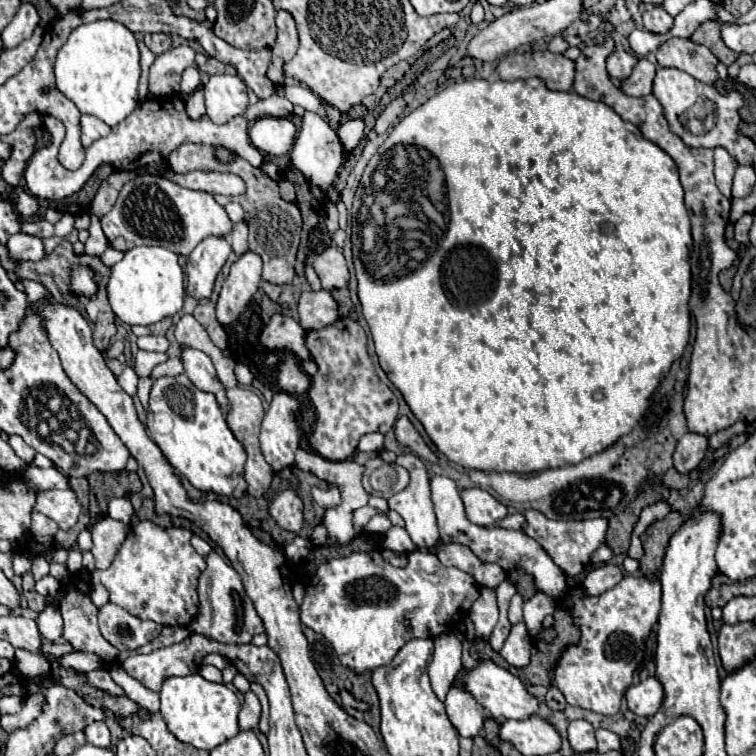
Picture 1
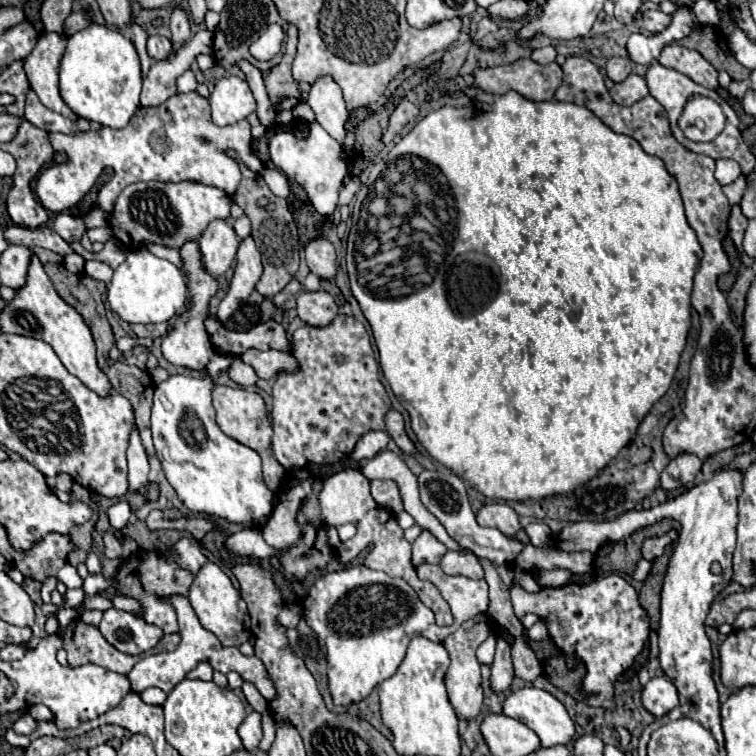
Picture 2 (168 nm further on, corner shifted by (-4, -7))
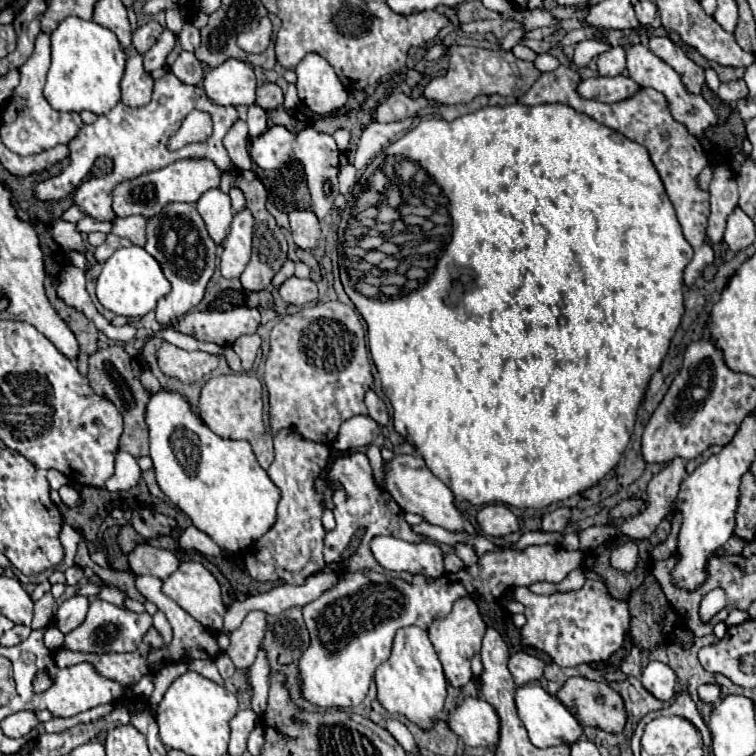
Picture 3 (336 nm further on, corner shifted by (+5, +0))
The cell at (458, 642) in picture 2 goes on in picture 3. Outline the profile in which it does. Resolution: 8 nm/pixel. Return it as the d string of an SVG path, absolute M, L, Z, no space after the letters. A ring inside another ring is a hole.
M466 596L462 600L458 600L458 604L454 604L450 616L444 616L442 620L434 620L428 628L428 636L430 636L430 642L444 666L444 674L446 674L446 680L460 688L464 686L468 680L472 680L472 670L470 670L470 658L474 654L480 652L480 644L482 644L482 636L486 632L486 624L480 616L480 610L478 610L478 604L474 602L472 596Z

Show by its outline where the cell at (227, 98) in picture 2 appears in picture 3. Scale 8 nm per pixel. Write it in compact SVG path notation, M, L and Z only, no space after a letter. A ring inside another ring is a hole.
M230 58L206 74L204 90L220 106L250 106L254 104L256 76L250 64Z

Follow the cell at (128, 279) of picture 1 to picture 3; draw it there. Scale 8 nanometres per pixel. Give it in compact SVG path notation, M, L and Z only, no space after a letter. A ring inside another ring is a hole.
M140 246L120 248L106 262L96 280L96 294L104 308L120 316L144 316L156 308L156 302L170 292L160 264Z

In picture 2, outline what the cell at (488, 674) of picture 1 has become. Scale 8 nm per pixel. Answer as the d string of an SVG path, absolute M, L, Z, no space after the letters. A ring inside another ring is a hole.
M523 687L517 691L509 691L501 703L503 715L513 717L521 723L525 723L529 729L537 733L541 739L543 747L553 747L553 745L565 745L573 735L575 735L575 725L567 713L567 709L547 691L537 689L537 687Z

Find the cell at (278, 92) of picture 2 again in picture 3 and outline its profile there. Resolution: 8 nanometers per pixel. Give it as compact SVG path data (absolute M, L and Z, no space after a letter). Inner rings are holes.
M264 84L256 90L256 104L264 110L278 108L284 102L284 94L276 84Z

